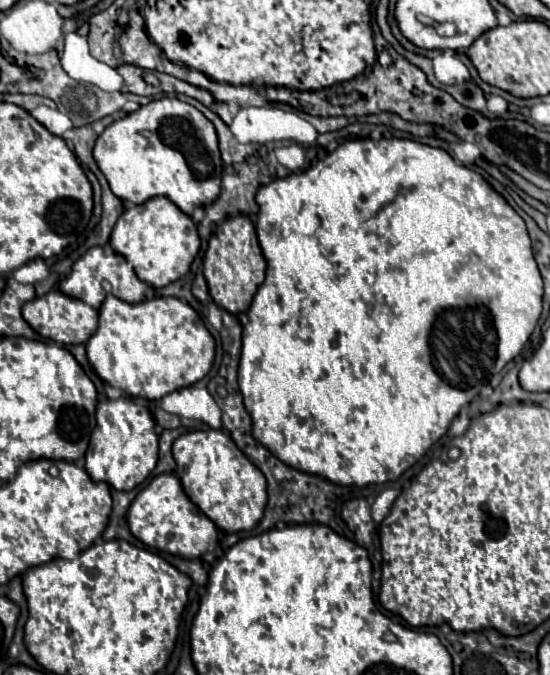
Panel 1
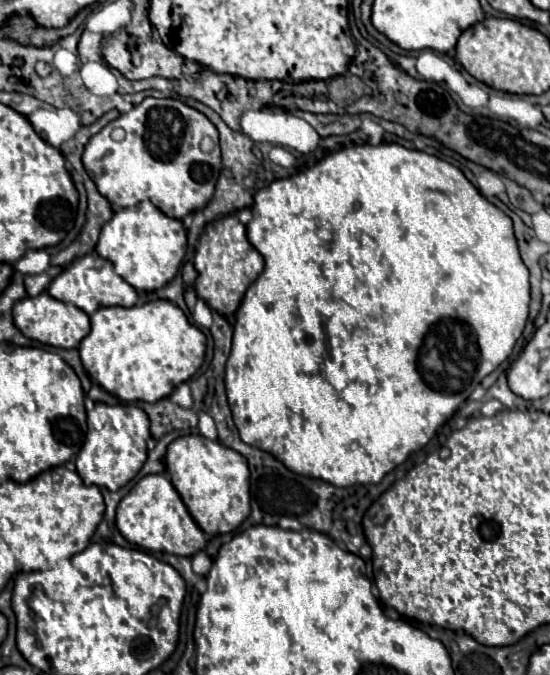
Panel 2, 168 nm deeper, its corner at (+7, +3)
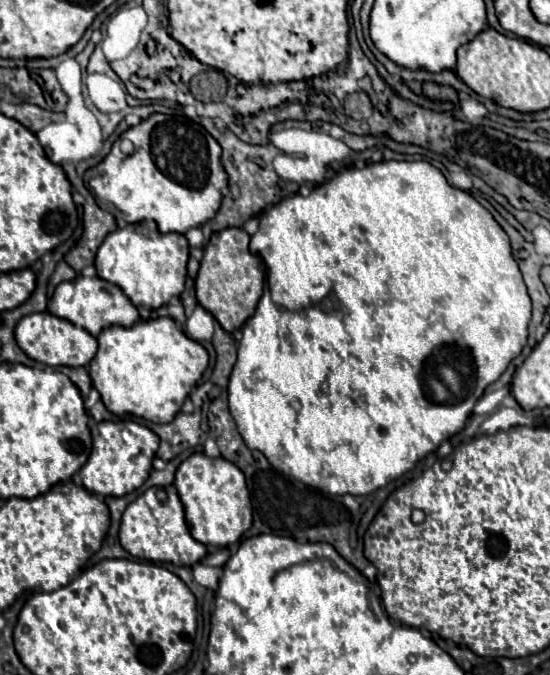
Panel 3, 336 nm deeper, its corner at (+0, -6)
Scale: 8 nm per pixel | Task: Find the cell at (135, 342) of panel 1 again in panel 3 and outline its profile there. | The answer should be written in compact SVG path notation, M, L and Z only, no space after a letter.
M173 318L139 320L129 328L109 326L97 340L99 350L89 364L89 376L103 404L117 416L133 414L151 422L173 420L209 364L207 350L179 330Z

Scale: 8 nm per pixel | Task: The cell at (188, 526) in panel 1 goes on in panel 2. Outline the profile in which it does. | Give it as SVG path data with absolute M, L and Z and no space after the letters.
M166 475L142 477L130 493L118 503L116 525L126 541L146 551L166 551L172 555L192 557L206 547L206 537L190 517L178 491L172 487Z

